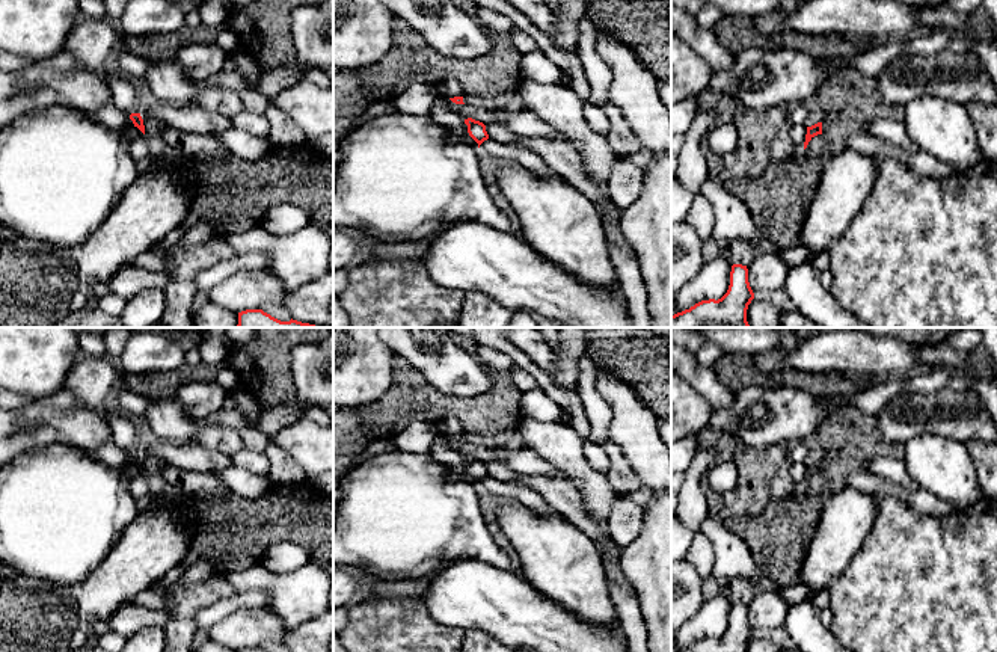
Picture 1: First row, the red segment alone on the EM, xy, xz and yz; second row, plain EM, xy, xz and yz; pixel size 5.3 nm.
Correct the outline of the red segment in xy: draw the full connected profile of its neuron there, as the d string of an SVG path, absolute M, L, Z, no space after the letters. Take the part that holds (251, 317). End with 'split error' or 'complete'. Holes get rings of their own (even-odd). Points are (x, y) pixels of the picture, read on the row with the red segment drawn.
M246 309L238 312L238 324L235 328L326 328L297 320L281 321L262 309Z; complete

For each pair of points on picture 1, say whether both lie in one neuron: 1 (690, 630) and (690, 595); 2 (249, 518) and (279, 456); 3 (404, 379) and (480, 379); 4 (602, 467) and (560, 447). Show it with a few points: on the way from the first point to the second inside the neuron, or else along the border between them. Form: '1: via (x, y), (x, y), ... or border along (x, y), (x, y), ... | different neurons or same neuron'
1: border along (705, 599), (703, 605), (687, 621) | different neurons
2: border along (305, 479), (296, 483), (276, 485) | different neurons
3: border along (398, 356), (403, 356), (435, 388), (457, 396) | different neurons
4: border along (572, 429), (581, 438), (587, 464), (605, 476) | different neurons

